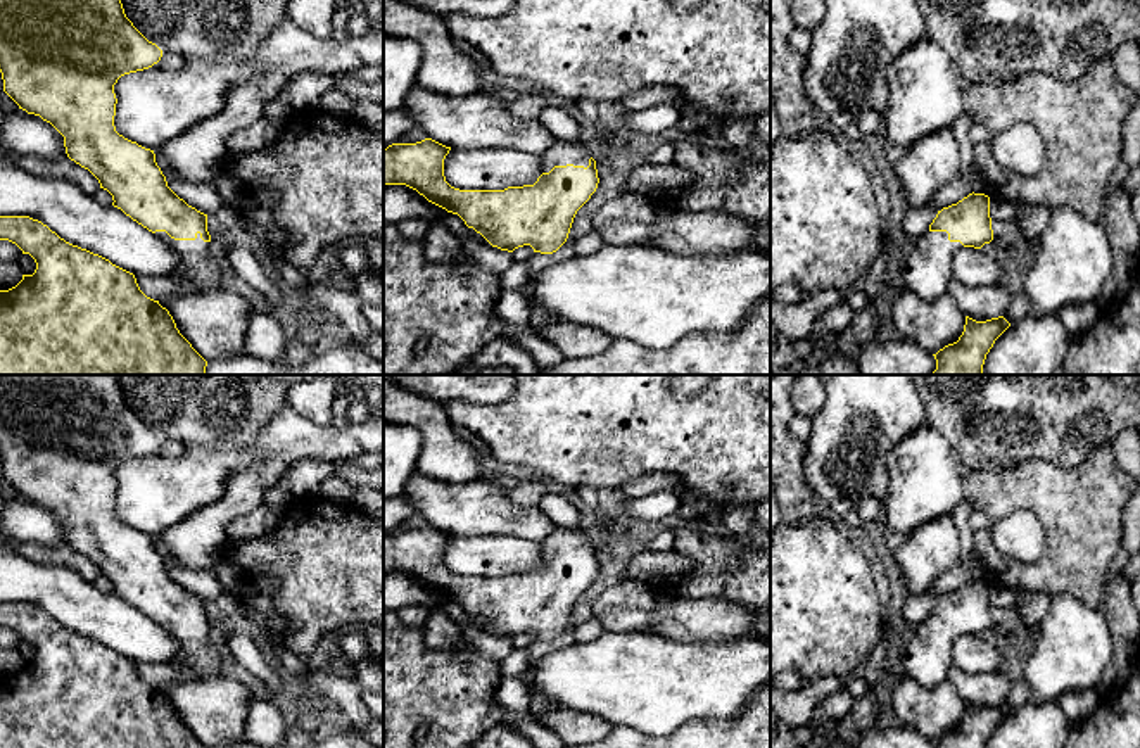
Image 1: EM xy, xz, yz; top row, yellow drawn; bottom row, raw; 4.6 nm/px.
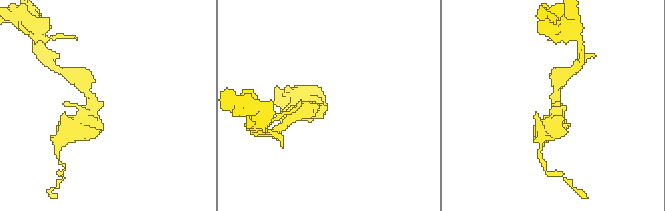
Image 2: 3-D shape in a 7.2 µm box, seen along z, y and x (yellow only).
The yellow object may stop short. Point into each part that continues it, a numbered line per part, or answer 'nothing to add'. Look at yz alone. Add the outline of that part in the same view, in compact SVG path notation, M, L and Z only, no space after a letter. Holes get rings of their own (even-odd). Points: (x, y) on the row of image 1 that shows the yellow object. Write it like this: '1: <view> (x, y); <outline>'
1: yz (926, 272); M926 231L919 237L909 256L902 261L903 287L921 299L934 299L948 290L952 280L952 259L960 242L950 242L947 231Z

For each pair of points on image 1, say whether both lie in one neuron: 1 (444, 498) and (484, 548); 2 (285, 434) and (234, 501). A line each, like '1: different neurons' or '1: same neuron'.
1: different neurons
2: same neuron

